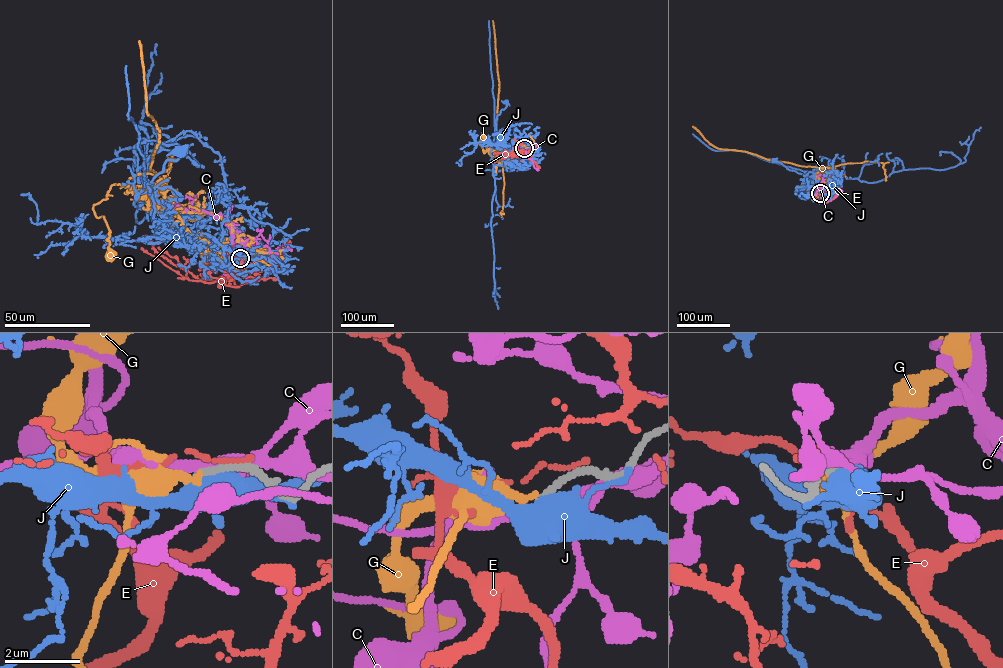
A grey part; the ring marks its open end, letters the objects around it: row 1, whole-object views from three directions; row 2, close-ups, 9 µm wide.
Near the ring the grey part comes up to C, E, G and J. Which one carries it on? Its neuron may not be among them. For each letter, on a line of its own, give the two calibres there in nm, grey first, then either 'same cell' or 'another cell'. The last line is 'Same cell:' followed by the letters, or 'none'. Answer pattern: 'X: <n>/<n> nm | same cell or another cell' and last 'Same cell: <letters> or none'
C: 170/240 nm | another cell
E: 170/130 nm | another cell
G: 170/240 nm | another cell
J: 180/600 nm | another cell
Same cell: none

